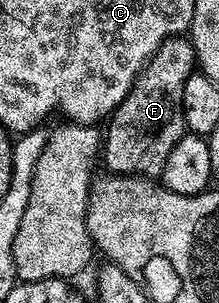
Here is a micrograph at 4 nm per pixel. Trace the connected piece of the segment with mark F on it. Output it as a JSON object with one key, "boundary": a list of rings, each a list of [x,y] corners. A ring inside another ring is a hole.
{"boundary":[[[173,37],[168,39],[164,44],[158,48],[154,54],[150,57],[150,61],[146,66],[140,70],[138,77],[132,82],[132,88],[130,93],[117,105],[116,110],[112,112],[110,118],[107,120],[108,131],[106,127],[106,134],[102,139],[102,160],[109,167],[107,169],[113,176],[117,175],[136,175],[147,177],[160,177],[164,174],[164,166],[166,161],[170,157],[170,153],[174,149],[174,145],[178,145],[178,141],[186,134],[186,128],[184,125],[184,114],[182,113],[182,89],[186,89],[186,77],[190,77],[196,70],[198,64],[196,62],[196,50],[192,44],[191,38],[188,37]]]}

